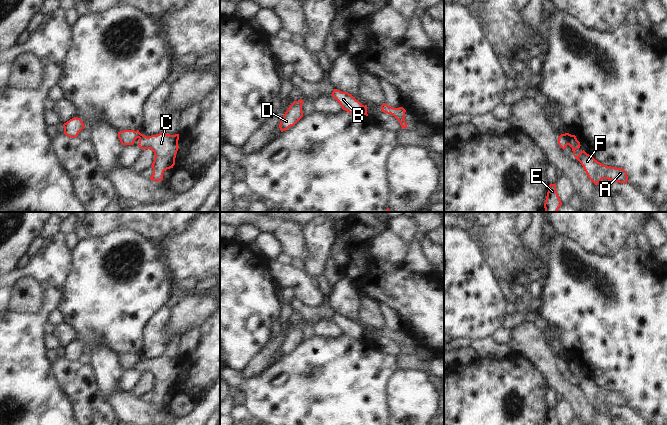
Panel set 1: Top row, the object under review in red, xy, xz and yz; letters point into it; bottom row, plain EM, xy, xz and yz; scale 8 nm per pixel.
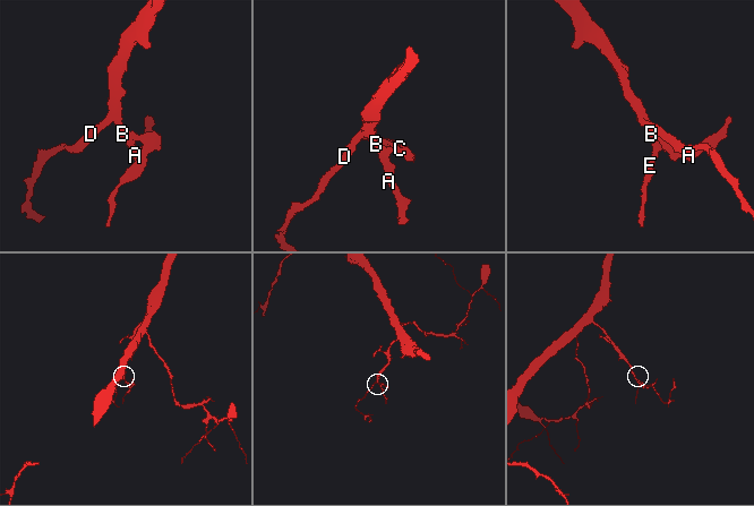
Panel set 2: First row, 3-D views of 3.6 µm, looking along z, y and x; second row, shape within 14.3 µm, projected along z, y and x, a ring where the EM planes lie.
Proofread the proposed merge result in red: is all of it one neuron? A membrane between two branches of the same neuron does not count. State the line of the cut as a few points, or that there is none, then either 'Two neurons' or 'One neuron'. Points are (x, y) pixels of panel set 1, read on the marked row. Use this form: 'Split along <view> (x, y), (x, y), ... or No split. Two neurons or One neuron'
Split along yz (565, 133), (568, 144). Two neurons

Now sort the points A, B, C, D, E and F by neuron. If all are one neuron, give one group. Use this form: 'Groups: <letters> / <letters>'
Groups: A B D F / C E

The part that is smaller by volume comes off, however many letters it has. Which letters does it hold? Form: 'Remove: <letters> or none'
Remove: C, E

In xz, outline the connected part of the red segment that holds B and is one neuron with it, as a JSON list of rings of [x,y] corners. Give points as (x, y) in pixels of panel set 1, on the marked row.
[[[334,89],[331,96],[333,96],[335,100],[341,105],[343,110],[346,110],[352,114],[368,116],[365,106],[348,92],[342,92],[340,90]]]

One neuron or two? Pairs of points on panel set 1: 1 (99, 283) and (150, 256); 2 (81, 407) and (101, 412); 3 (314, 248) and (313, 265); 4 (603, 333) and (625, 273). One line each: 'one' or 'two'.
1: one
2: one
3: one
4: one

